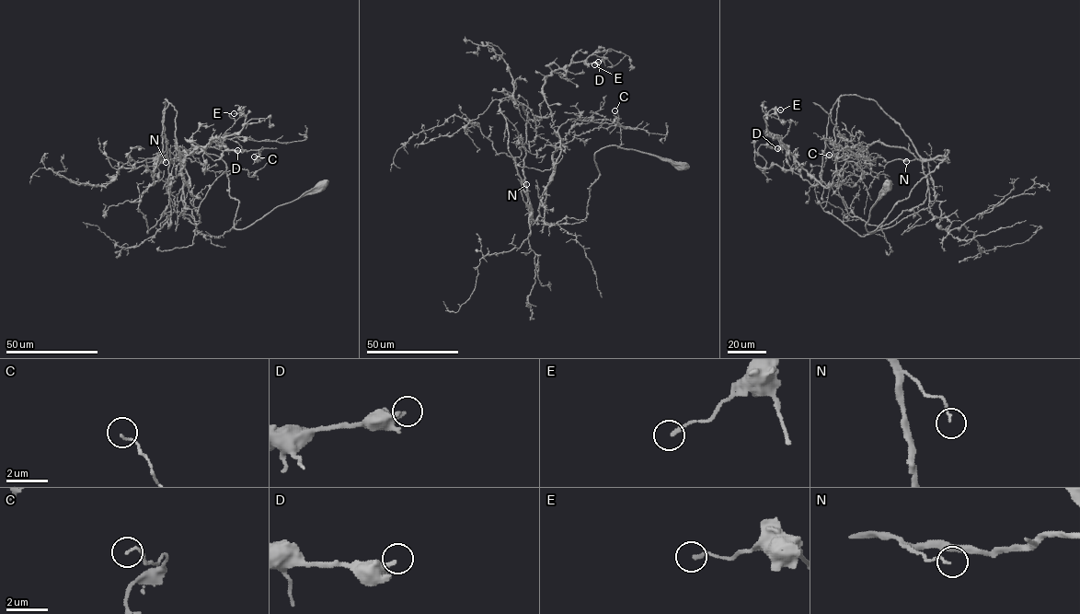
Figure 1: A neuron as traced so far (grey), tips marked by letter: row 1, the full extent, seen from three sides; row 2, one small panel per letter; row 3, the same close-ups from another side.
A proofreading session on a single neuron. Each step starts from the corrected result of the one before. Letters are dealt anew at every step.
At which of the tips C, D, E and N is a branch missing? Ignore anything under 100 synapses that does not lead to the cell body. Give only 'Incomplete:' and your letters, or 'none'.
Incomplete: none

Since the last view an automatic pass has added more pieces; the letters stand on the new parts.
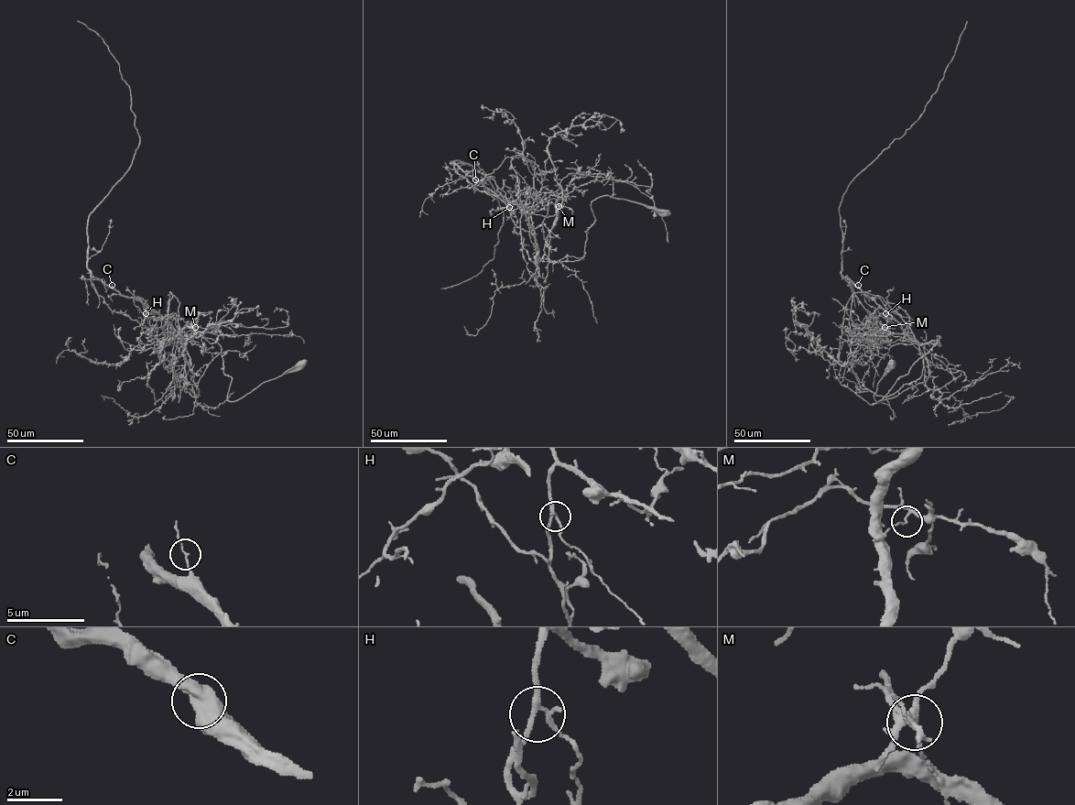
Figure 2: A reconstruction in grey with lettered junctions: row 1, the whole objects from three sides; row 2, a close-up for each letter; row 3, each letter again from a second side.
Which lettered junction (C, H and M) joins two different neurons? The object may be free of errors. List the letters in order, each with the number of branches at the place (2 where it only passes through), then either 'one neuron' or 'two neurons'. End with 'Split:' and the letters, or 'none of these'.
C: 2 branches meet; one neuron
H: 3 branches meet; one neuron
M: 3 branches meet; two neurons
Split: M

